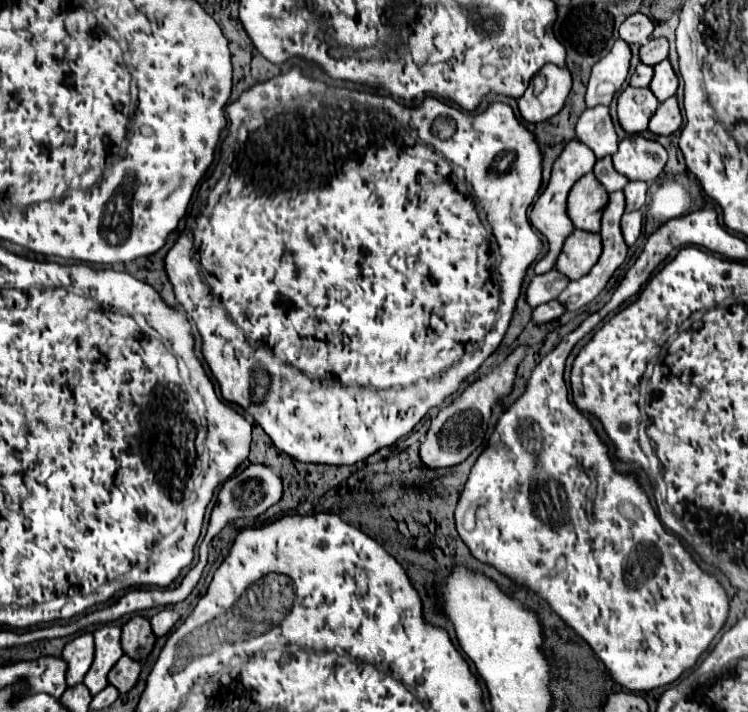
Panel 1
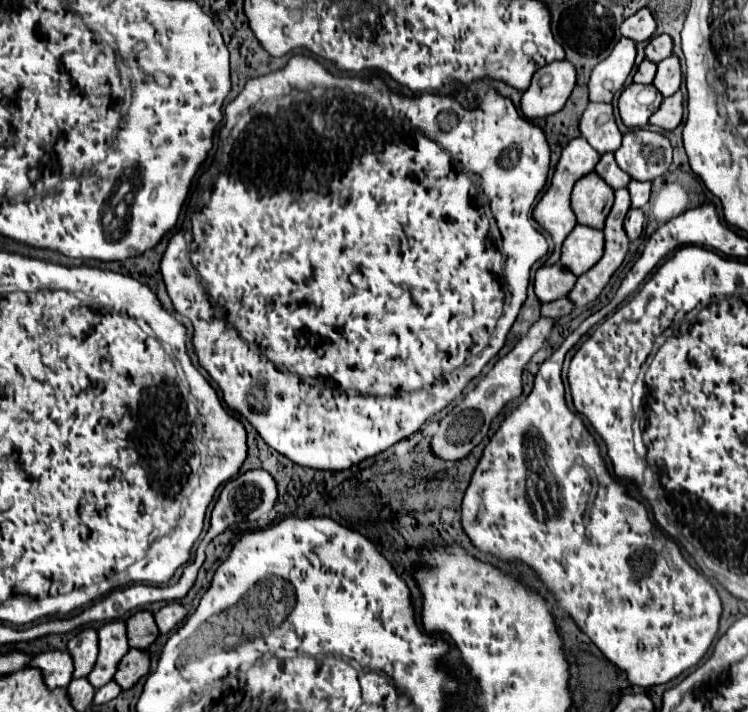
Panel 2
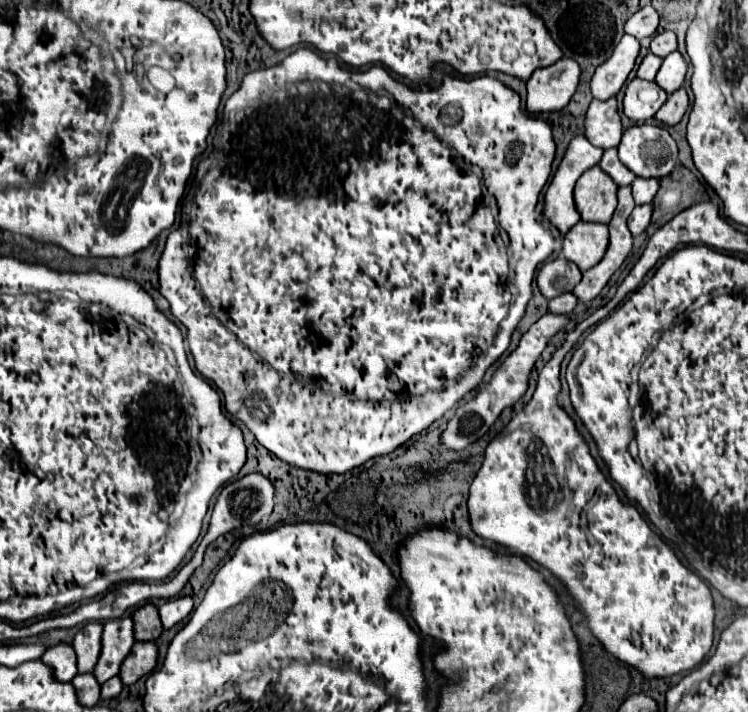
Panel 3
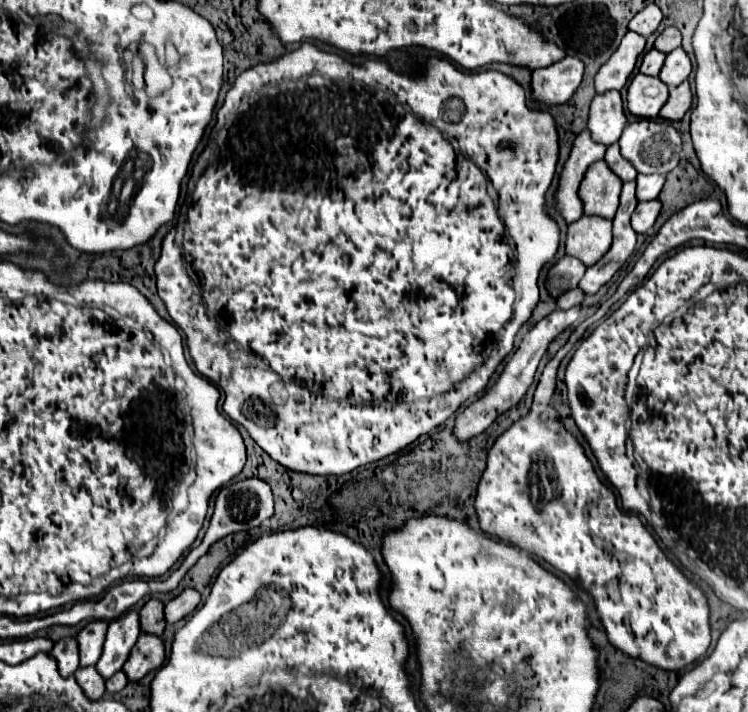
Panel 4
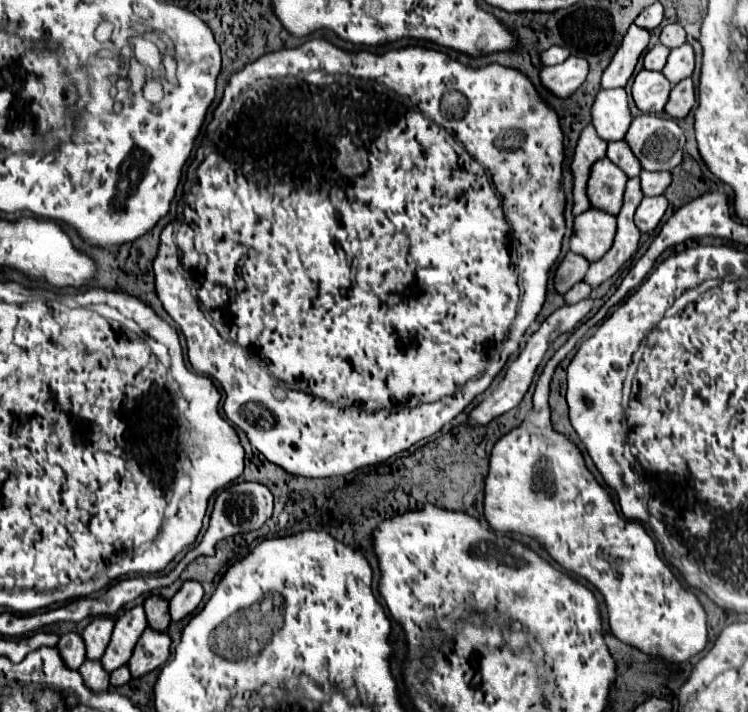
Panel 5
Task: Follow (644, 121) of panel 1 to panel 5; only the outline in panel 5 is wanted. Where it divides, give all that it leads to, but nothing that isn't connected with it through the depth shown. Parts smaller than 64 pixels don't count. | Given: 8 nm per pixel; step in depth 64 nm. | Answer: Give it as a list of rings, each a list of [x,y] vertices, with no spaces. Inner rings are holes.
[[[640,70],[632,84],[634,102],[646,114],[660,114],[668,102],[670,90],[670,80],[654,70]]]

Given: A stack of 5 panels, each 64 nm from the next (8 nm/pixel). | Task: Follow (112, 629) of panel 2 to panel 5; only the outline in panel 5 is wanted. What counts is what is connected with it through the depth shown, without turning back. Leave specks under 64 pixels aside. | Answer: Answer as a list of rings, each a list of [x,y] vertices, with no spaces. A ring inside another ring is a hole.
[[[142,604],[132,606],[130,610],[126,610],[116,620],[116,626],[114,626],[114,632],[112,632],[112,640],[110,640],[104,656],[100,658],[102,666],[108,672],[120,668],[122,664],[126,664],[130,660],[134,644],[138,642],[138,638],[146,630],[146,626],[148,626],[148,620],[146,620]]]

